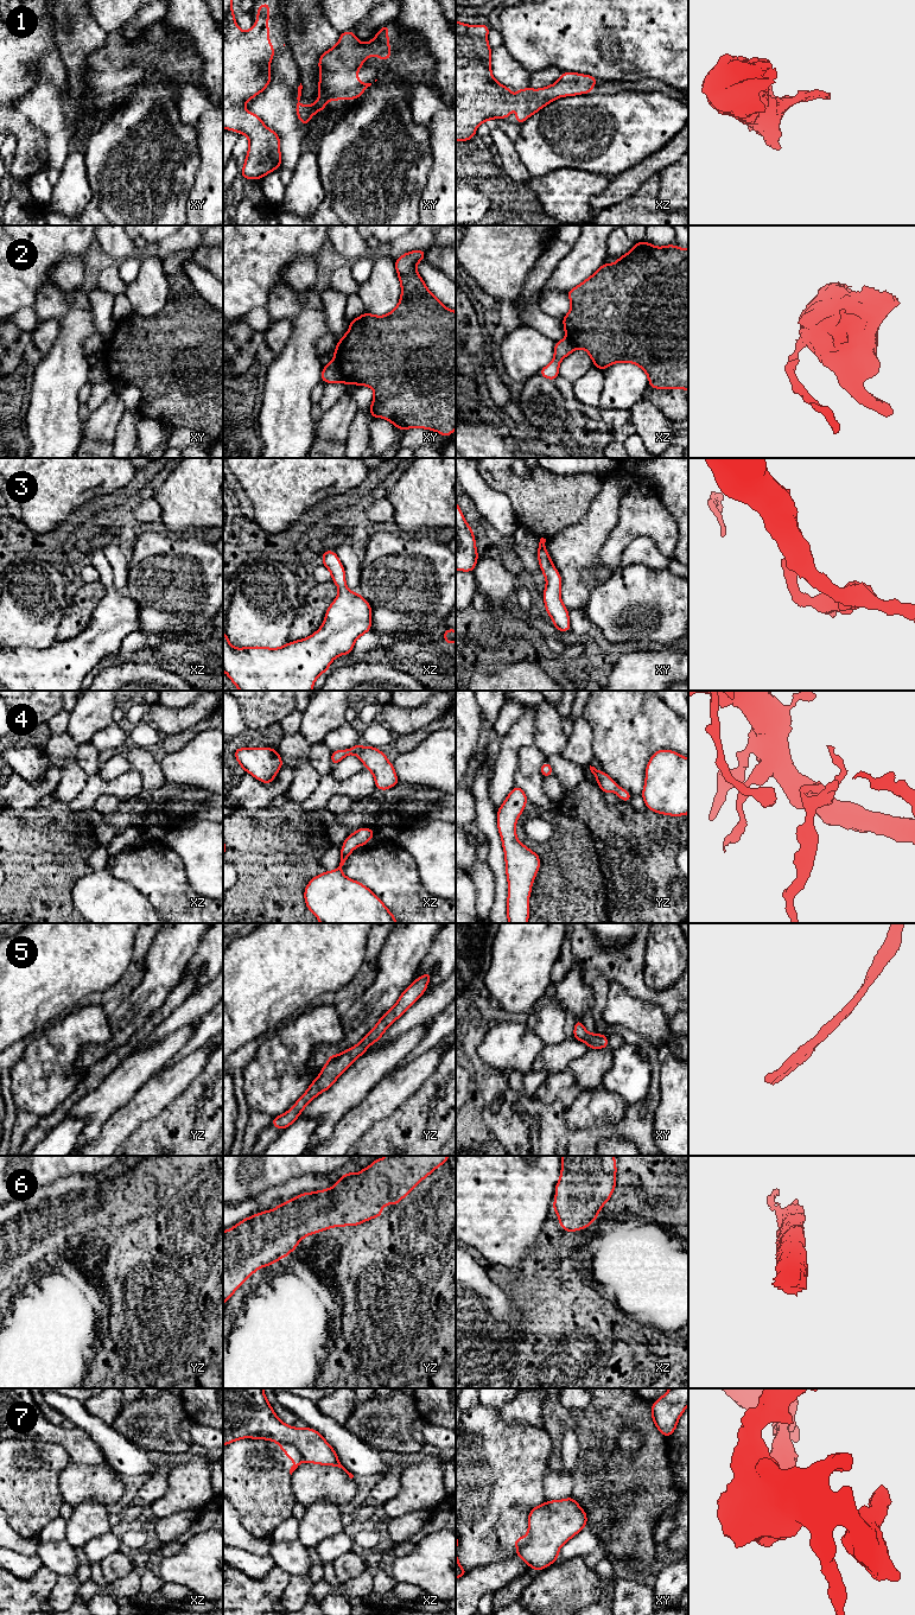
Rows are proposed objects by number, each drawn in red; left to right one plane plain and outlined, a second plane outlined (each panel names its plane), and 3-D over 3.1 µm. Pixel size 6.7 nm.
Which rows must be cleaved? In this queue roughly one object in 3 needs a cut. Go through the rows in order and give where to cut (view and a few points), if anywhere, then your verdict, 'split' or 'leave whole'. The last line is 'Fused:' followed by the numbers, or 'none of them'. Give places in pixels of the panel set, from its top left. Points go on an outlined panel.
1: no cut; leave whole
2: cut in xy along (332, 360), (338, 368), (342, 381); split
3: no cut; leave whole
4: no cut; leave whole
5: no cut; leave whole
6: no cut; leave whole
7: cut in xz along (278, 1442), (292, 1444), (304, 1460); split
Fused: 2, 7

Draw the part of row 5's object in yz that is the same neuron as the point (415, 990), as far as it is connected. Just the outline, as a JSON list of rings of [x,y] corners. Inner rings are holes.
[[[431,972],[417,978],[402,992],[396,1004],[379,1019],[371,1031],[367,1034],[358,1044],[347,1049],[339,1055],[329,1055],[329,1060],[320,1069],[319,1076],[311,1082],[307,1091],[286,1113],[273,1118],[272,1126],[284,1130],[293,1124],[299,1118],[299,1114],[304,1111],[304,1108],[317,1095],[328,1091],[352,1064],[352,1062],[363,1055],[370,1044],[376,1043],[382,1037],[383,1032],[425,993],[431,978]]]

